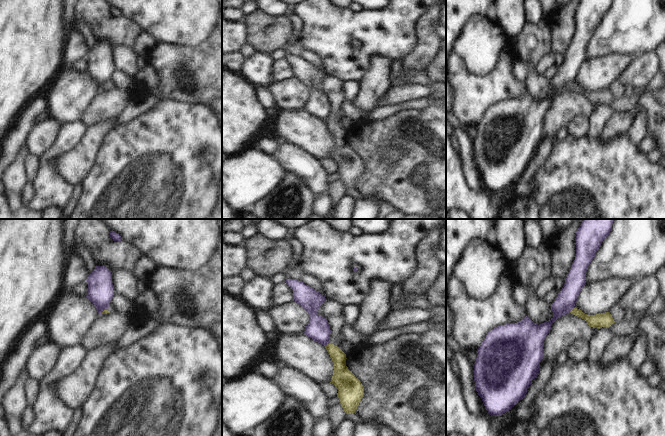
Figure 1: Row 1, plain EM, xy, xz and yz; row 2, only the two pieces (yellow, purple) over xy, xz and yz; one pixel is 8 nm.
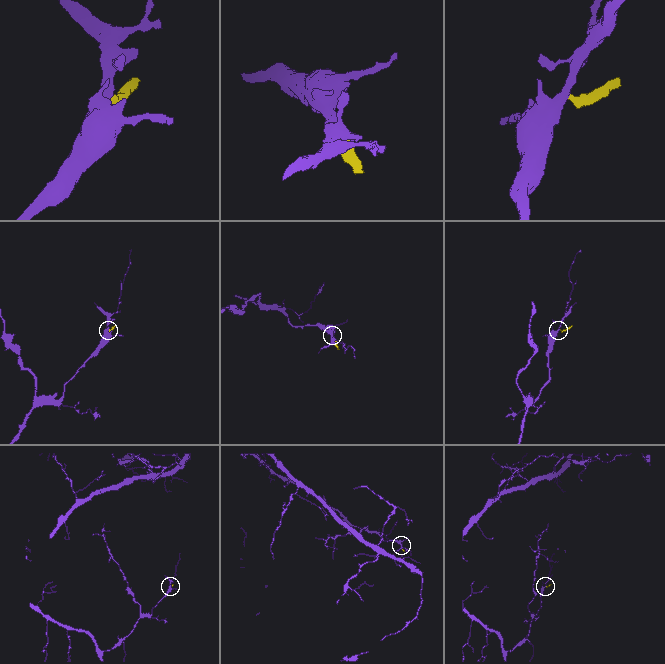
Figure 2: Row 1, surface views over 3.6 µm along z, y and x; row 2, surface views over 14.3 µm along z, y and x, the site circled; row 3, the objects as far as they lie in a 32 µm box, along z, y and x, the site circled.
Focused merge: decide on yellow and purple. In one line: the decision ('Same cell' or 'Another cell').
Another cell

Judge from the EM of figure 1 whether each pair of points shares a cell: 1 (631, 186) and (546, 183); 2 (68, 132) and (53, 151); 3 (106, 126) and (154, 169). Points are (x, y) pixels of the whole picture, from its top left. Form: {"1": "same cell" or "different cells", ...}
{"1": "same cell", "2": "same cell", "3": "different cells"}

